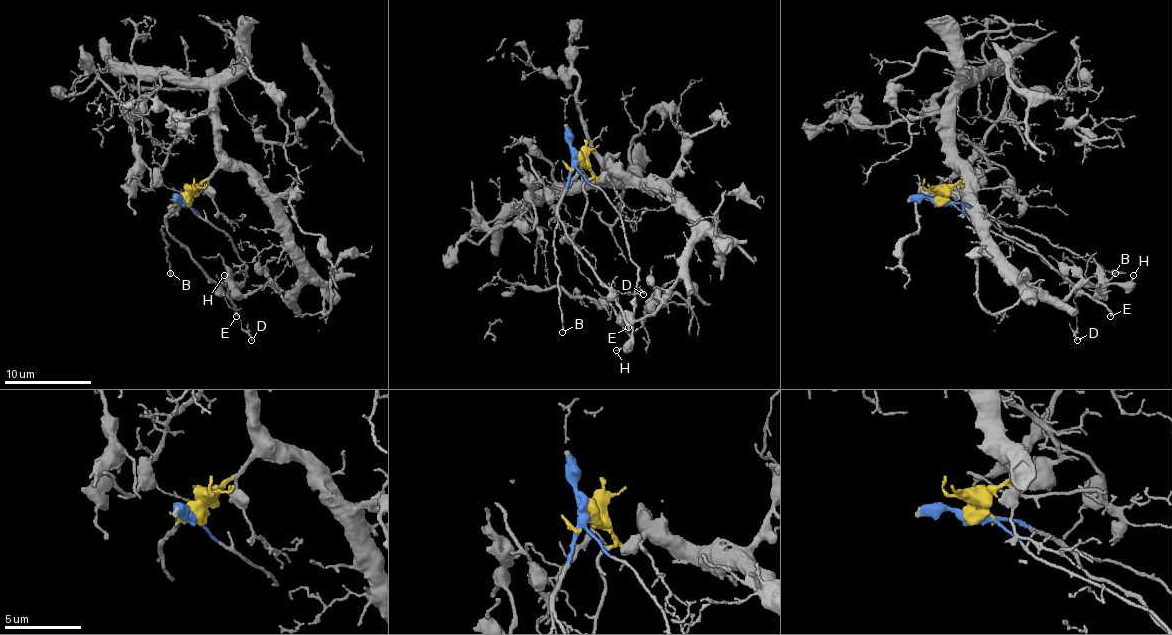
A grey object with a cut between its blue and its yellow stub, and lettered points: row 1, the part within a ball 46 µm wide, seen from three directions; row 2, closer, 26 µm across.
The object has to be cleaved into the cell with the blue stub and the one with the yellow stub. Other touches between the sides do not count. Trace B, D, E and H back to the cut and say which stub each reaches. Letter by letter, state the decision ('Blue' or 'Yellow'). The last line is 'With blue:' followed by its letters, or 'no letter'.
B: Blue
D: Blue
E: Blue
H: Blue
With blue: B, D, E, H

